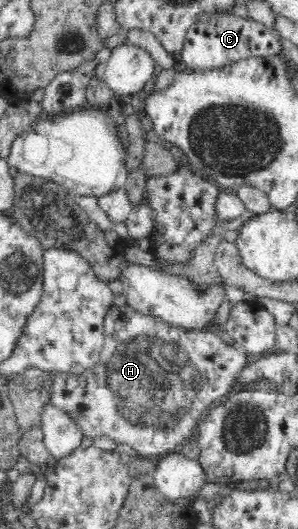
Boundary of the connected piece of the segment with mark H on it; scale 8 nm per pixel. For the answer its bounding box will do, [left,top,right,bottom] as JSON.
[50,302,248,455]

